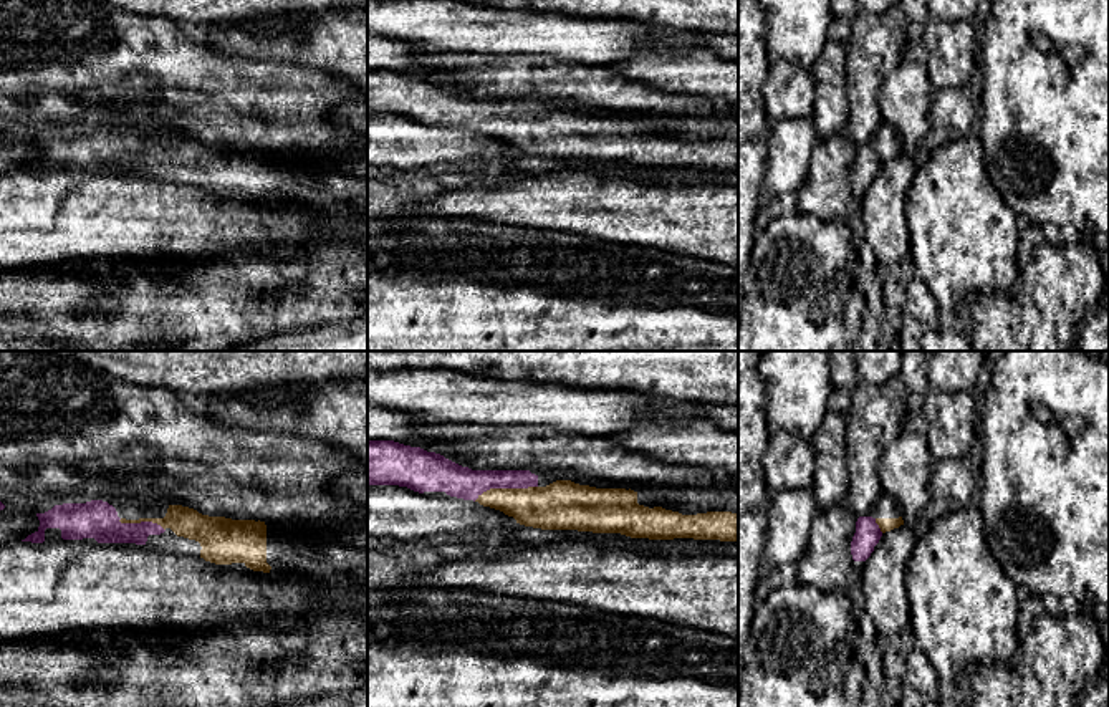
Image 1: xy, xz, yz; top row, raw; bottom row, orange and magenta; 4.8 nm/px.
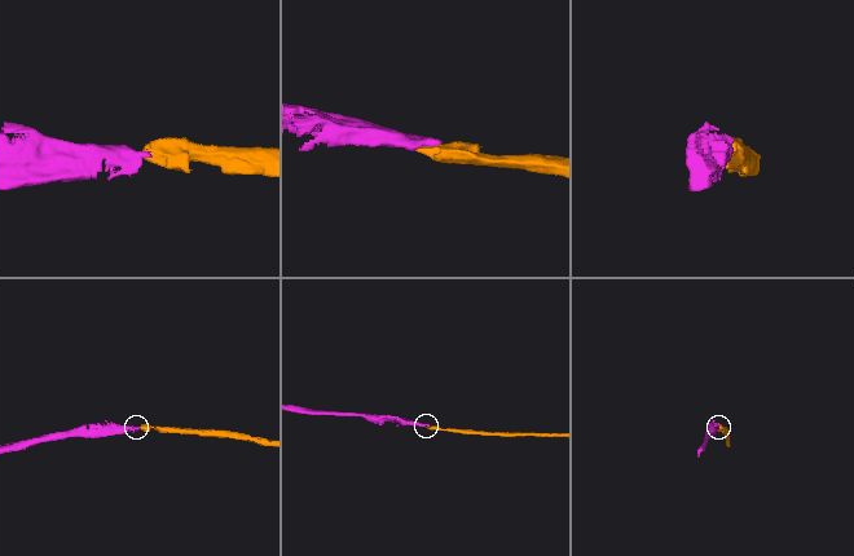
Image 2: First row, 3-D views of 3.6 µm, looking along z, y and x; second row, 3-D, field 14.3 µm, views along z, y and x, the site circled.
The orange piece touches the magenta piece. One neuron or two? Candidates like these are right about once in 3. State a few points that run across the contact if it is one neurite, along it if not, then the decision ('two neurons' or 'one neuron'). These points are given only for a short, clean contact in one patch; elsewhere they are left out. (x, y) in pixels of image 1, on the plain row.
line xz (553, 136), (530, 134), (505, 118), (456, 110); one neuron

